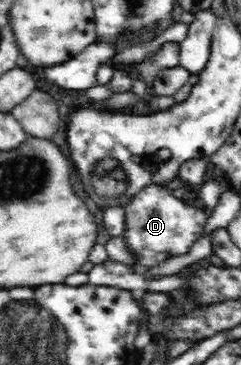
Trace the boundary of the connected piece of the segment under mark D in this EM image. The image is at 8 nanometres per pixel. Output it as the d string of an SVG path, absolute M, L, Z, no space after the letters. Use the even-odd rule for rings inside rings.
M151 185L124 205L126 229L122 235L135 260L144 267L189 252L189 248L201 238L208 220L200 203L182 201L169 192L167 188Z

